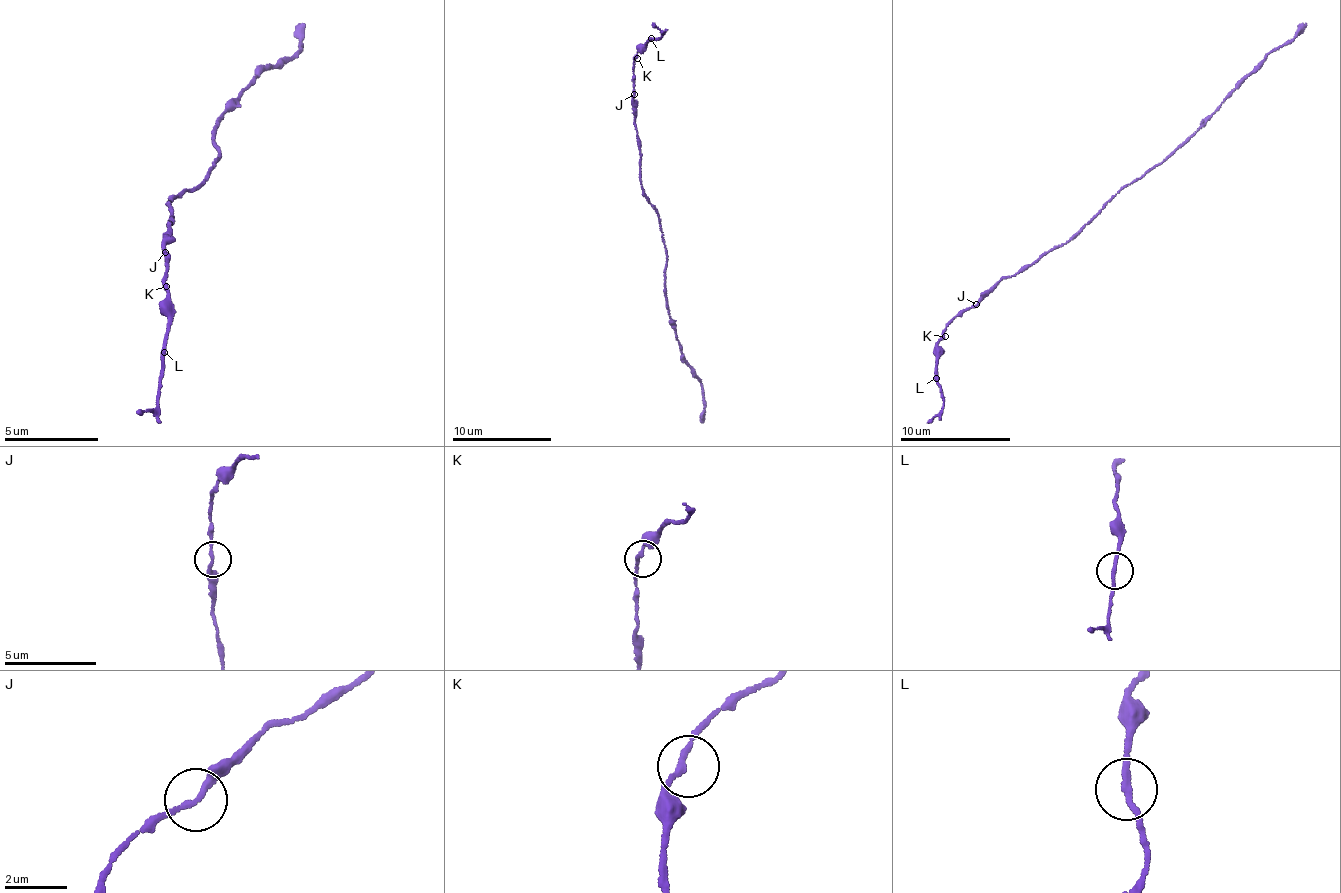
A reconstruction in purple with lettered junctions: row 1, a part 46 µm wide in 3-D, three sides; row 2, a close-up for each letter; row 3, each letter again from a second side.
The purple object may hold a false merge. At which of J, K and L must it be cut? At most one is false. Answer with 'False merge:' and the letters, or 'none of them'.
False merge: none of them

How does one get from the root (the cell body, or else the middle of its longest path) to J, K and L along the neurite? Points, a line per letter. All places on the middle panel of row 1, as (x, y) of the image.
J: (653, 208), (648, 203), (639, 179), (641, 155), (636, 135), (635, 93)
K: (653, 208), (648, 203), (638, 171), (641, 155), (636, 135), (637, 110), (633, 99), (633, 68), (637, 58)
L: (653, 208), (639, 179), (641, 155), (633, 99), (634, 61), (650, 38)

